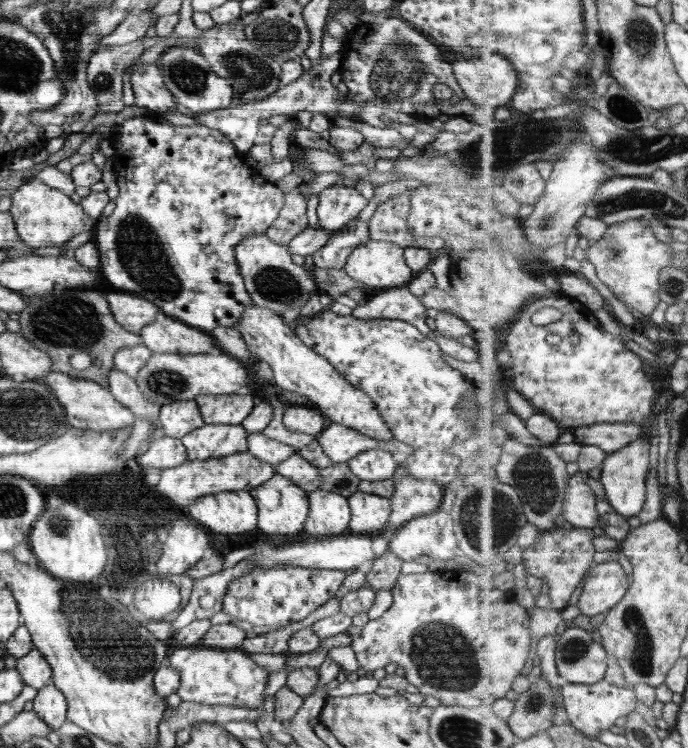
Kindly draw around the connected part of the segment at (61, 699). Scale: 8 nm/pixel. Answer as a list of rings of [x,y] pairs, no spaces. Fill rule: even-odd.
[[[53,682],[37,690],[37,695],[33,698],[33,711],[58,732],[59,726],[67,719],[64,693]]]

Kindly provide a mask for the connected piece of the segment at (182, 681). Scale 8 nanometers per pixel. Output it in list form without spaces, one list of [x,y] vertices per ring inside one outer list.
[[[196,645],[192,647],[179,646],[168,655],[165,664],[173,666],[179,674],[178,696],[184,702],[196,702],[208,705],[224,705],[233,707],[262,707],[264,689],[270,673],[263,667],[256,665],[249,654],[240,649],[213,649]]]

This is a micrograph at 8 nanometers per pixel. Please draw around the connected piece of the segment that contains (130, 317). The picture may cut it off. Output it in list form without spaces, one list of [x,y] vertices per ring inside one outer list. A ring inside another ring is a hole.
[[[106,294],[110,312],[114,320],[120,323],[124,330],[140,333],[148,324],[156,320],[161,312],[156,304],[130,294]]]

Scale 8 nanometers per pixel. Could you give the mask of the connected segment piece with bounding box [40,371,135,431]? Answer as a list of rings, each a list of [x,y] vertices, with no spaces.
[[[50,371],[40,382],[57,396],[59,404],[64,408],[67,423],[72,427],[92,431],[112,431],[131,428],[134,425],[135,415],[126,406],[117,402],[109,389],[100,384],[56,371]]]

